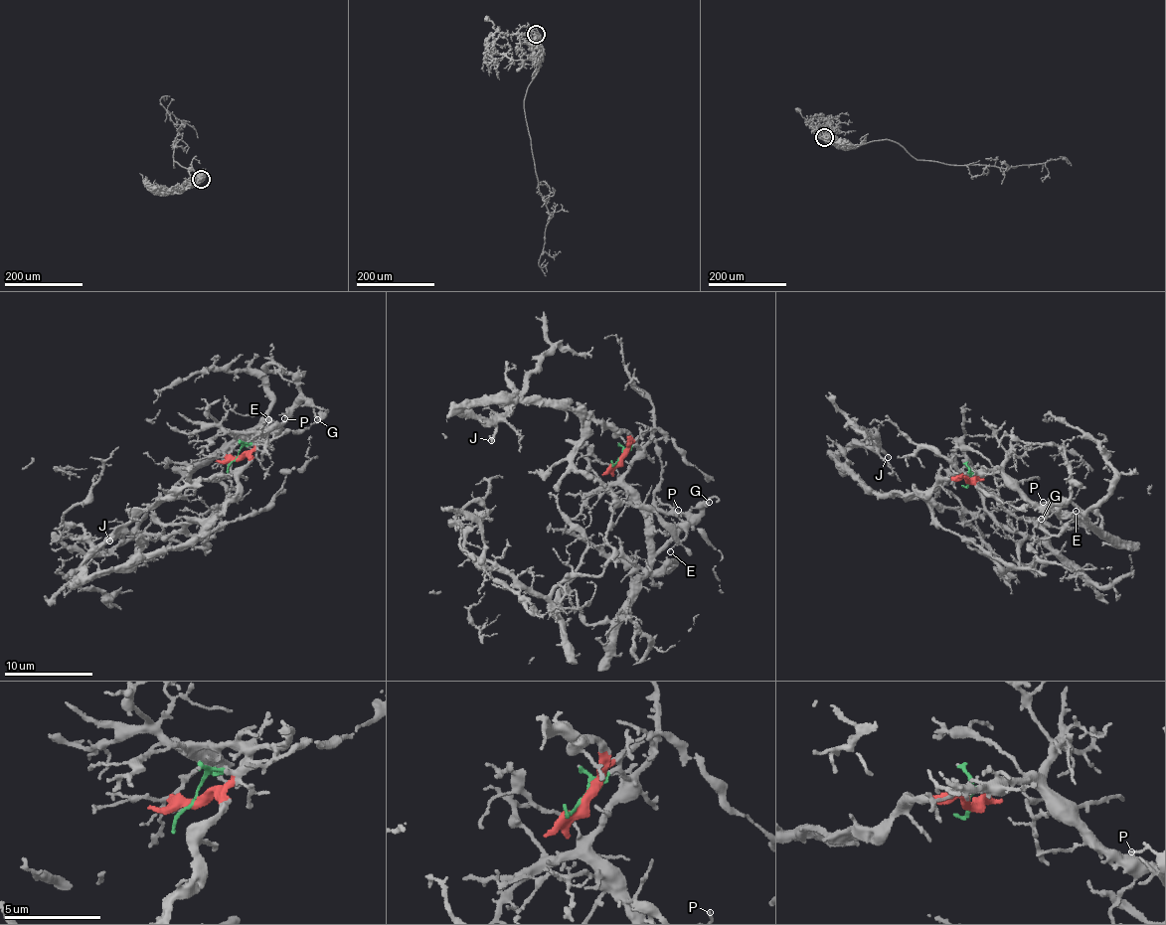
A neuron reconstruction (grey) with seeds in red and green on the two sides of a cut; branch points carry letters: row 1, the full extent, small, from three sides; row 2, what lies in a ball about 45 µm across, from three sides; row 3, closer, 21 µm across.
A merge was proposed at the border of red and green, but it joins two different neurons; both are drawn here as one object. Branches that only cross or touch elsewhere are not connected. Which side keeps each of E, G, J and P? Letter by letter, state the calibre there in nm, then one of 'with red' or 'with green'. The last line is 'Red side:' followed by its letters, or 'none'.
E: 120 nm thick; with green
G: 160 nm thick; with green
J: 200 nm thick; with red
P: 110 nm thick; with green
Red side: J

